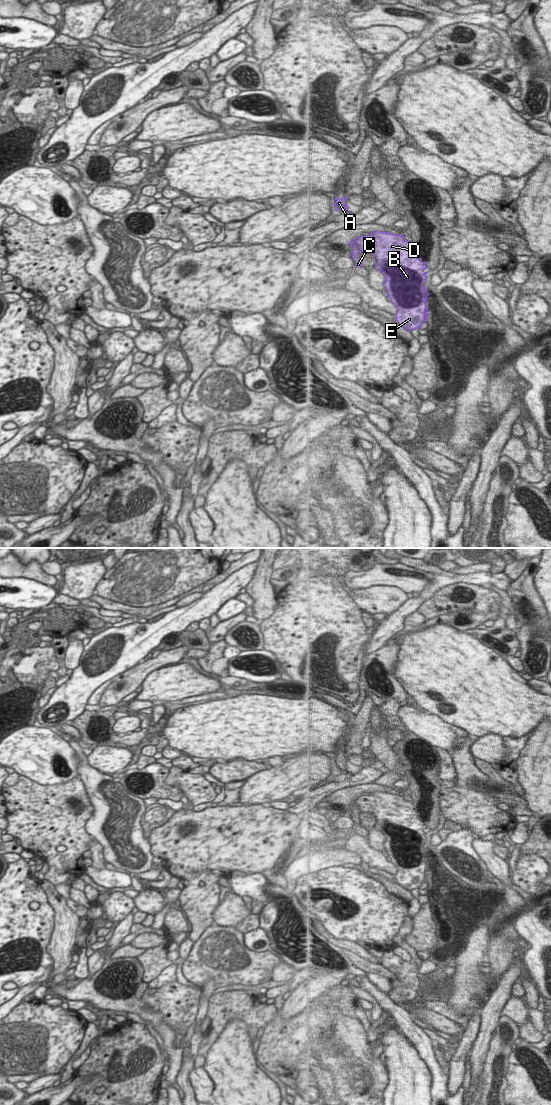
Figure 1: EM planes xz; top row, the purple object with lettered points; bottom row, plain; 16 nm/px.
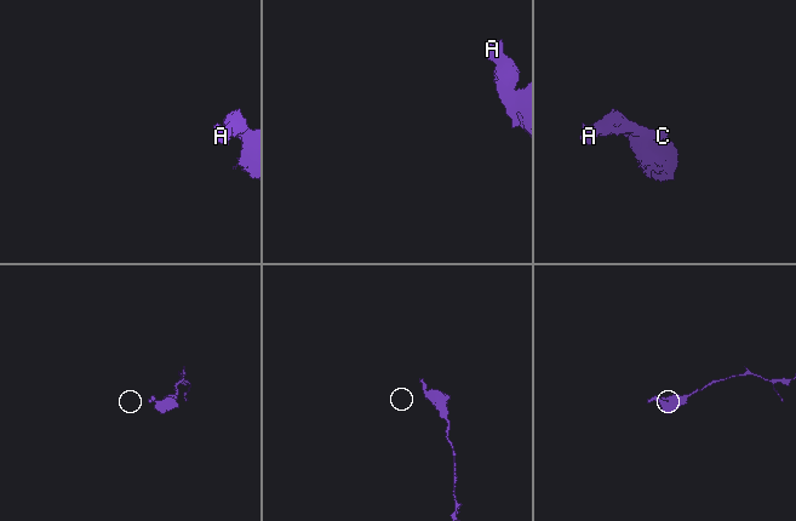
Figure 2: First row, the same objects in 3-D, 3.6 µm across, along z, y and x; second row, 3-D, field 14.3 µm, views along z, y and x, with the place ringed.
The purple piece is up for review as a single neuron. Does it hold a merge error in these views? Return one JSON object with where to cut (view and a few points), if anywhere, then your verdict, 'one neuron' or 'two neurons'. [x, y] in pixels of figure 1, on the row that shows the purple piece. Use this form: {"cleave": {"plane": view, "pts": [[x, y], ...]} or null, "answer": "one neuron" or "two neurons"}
{"cleave": {"plane": "xz", "pts": [[355, 240], [361, 252]]}, "answer": "two neurons"}

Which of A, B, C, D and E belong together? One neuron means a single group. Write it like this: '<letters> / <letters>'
A C / B D E

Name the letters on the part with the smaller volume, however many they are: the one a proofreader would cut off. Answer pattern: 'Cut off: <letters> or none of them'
Cut off: A, C

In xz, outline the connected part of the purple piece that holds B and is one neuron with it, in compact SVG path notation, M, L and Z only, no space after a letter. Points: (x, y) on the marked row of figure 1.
M371 232L369 235L360 236L356 240L362 252L371 252L376 257L375 267L386 276L384 283L389 300L397 307L396 320L404 329L411 331L419 329L427 321L427 273L428 266L421 260L413 242L406 241L403 235L390 232Z

